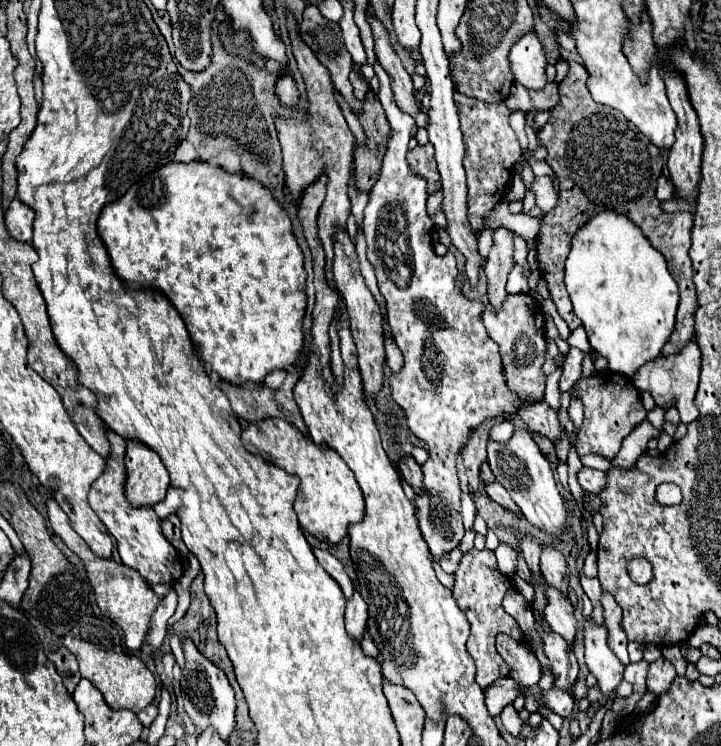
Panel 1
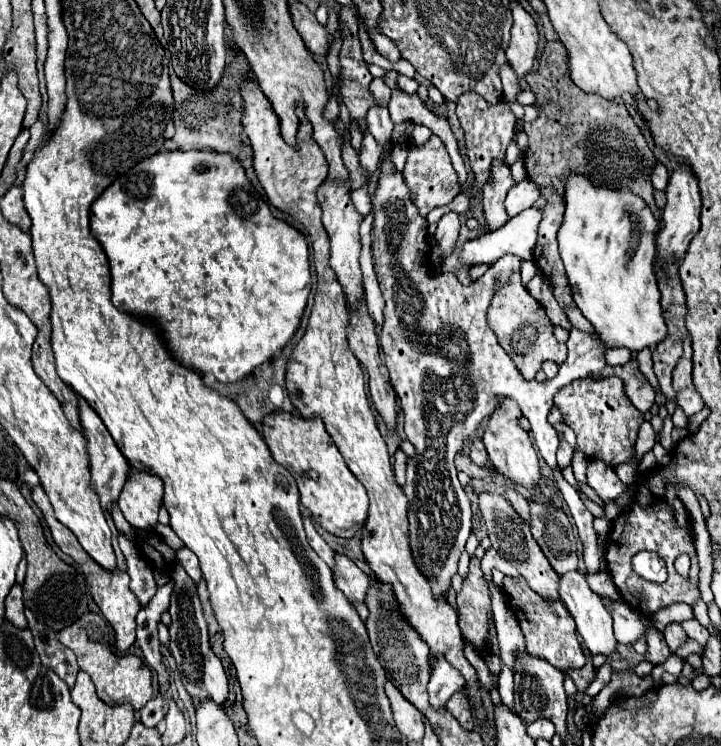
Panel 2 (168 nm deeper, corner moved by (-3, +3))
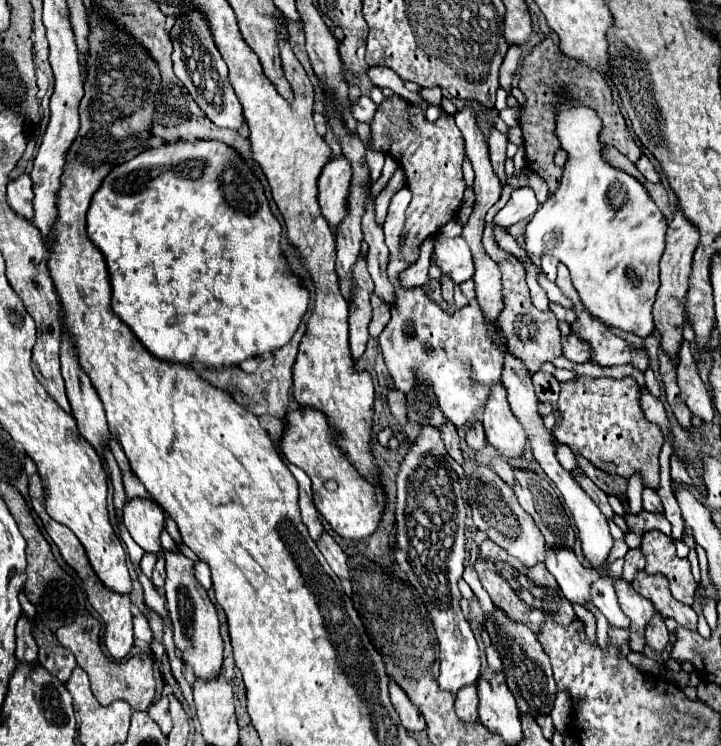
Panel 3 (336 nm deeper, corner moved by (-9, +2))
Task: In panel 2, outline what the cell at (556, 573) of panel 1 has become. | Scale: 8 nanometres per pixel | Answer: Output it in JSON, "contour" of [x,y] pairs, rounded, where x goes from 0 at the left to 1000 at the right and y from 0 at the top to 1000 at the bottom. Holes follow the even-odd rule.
{"contour":[[[731,672],[736,682],[736,714],[764,760],[781,771],[800,763],[800,733],[786,690],[761,672]]]}

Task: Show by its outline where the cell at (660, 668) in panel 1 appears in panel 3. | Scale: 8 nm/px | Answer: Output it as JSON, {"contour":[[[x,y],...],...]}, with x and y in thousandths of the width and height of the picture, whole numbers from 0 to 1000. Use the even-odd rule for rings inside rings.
{"contour":[[[906,826],[895,842],[895,858],[897,866],[903,866],[908,874],[920,874],[922,863],[928,863],[928,845],[917,826]]]}

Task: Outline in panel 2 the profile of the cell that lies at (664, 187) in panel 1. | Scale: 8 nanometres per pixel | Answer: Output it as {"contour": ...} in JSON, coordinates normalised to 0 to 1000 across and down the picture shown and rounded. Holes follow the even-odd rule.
{"contour":[[[908,218],[908,227],[906,227],[906,232],[903,232],[903,248],[906,248],[911,256],[922,256],[925,243],[928,243],[925,227],[922,227],[917,218]]]}

